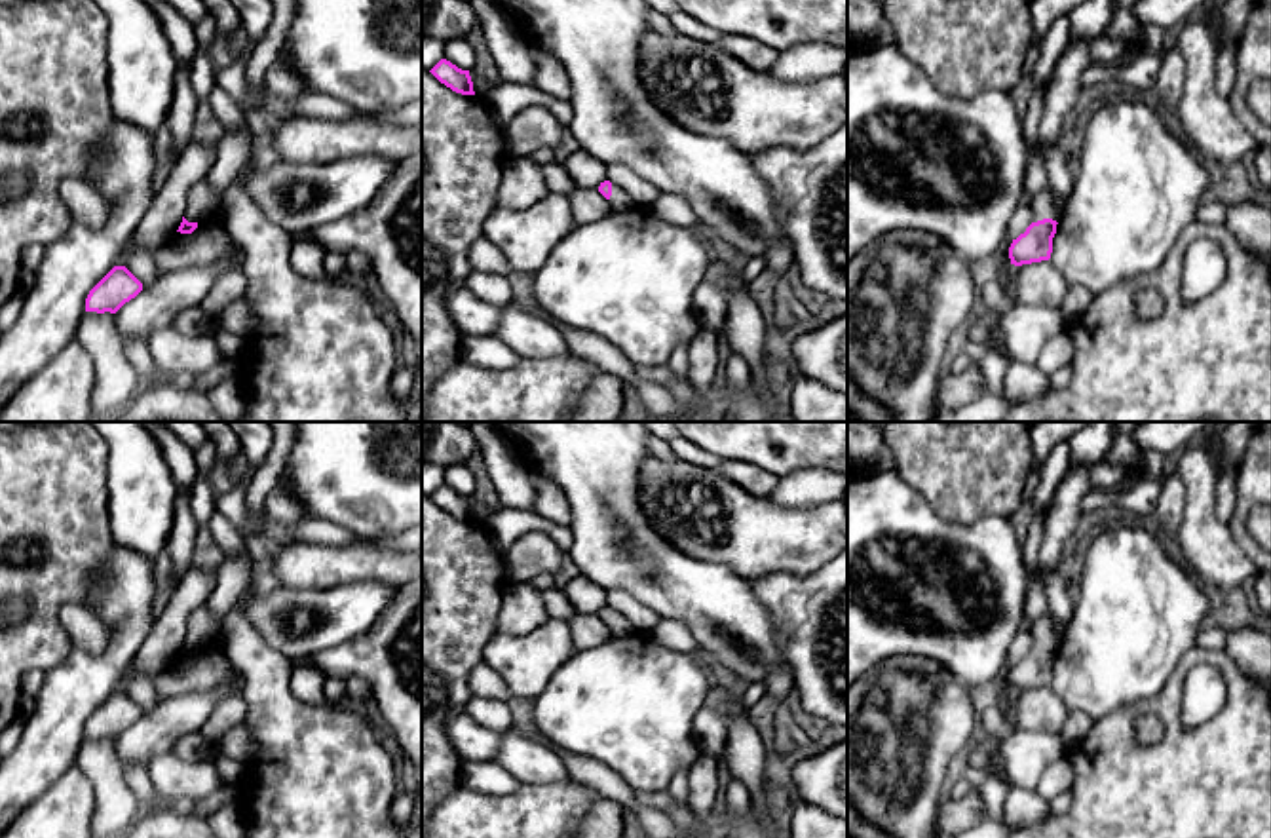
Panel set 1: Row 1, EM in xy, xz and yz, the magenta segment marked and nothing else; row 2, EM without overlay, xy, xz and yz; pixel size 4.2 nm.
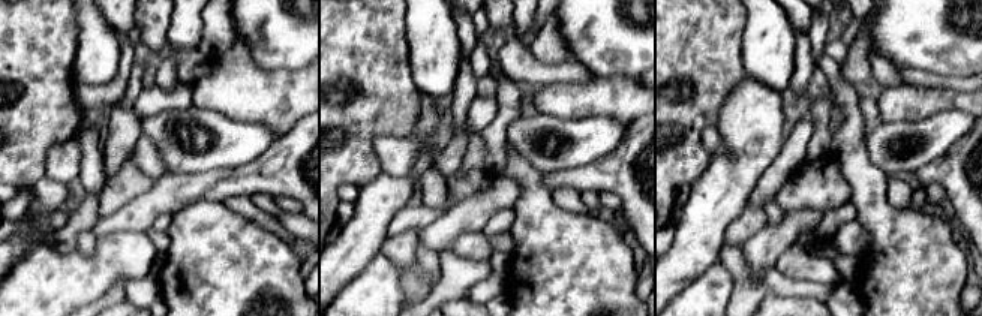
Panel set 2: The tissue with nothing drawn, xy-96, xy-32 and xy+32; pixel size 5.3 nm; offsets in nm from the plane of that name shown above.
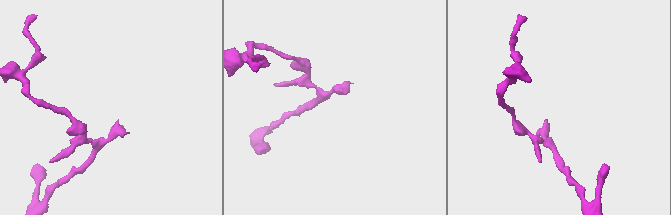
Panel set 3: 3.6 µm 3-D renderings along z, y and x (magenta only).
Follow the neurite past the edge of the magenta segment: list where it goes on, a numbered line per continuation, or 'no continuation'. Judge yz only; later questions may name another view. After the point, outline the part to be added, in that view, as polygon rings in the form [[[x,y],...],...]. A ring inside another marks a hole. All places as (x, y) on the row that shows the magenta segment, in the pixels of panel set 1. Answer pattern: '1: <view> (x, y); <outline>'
1: yz (1045, 206); [[[1045,186],[1039,194],[1034,198],[1034,222],[1043,219],[1060,220],[1062,211],[1056,205],[1056,194]]]

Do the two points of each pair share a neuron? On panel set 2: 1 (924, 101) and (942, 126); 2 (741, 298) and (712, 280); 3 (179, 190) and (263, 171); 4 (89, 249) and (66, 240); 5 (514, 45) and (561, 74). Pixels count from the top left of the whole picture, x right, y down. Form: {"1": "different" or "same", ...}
{"1": "different", "2": "different", "3": "same", "4": "different", "5": "same"}

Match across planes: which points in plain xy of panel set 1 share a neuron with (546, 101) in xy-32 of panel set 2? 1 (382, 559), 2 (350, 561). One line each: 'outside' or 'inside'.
1: inside
2: inside

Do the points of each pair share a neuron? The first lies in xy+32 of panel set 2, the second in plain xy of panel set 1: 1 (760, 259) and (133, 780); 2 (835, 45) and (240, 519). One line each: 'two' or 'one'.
1: two
2: one

